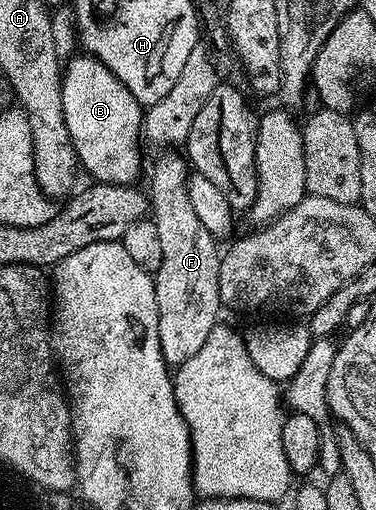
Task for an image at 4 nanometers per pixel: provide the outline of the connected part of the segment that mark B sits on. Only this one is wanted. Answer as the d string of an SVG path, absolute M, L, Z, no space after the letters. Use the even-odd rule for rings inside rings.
M90 54L80 55L64 65L61 78L63 118L80 167L103 184L133 184L141 172L143 106L103 62Z

